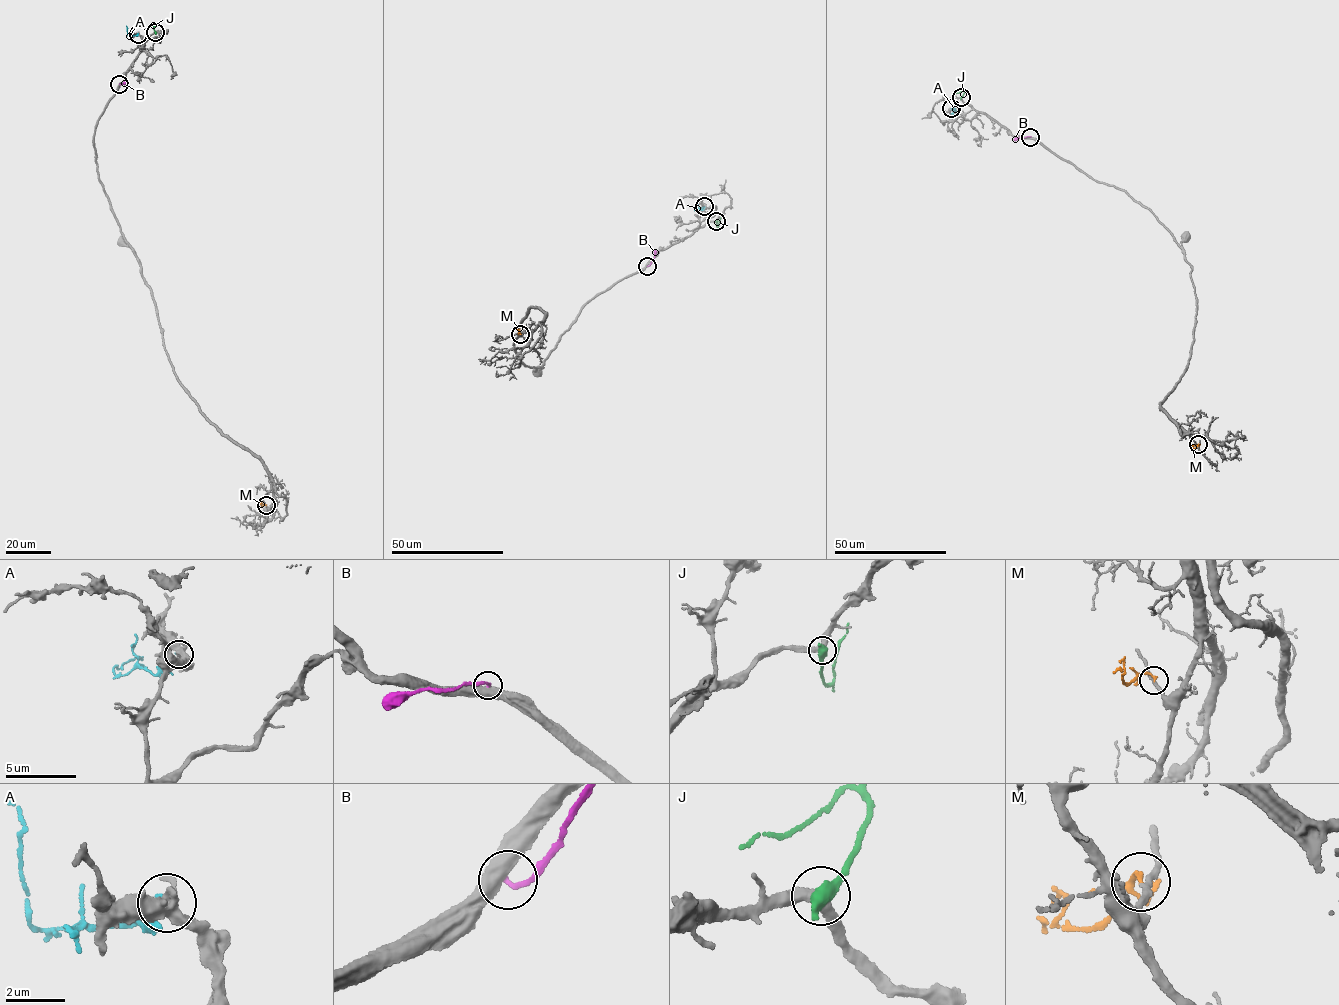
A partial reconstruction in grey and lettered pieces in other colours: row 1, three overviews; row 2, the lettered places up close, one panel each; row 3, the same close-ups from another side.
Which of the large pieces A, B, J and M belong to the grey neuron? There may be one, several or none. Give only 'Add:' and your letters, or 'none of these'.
Add: M

